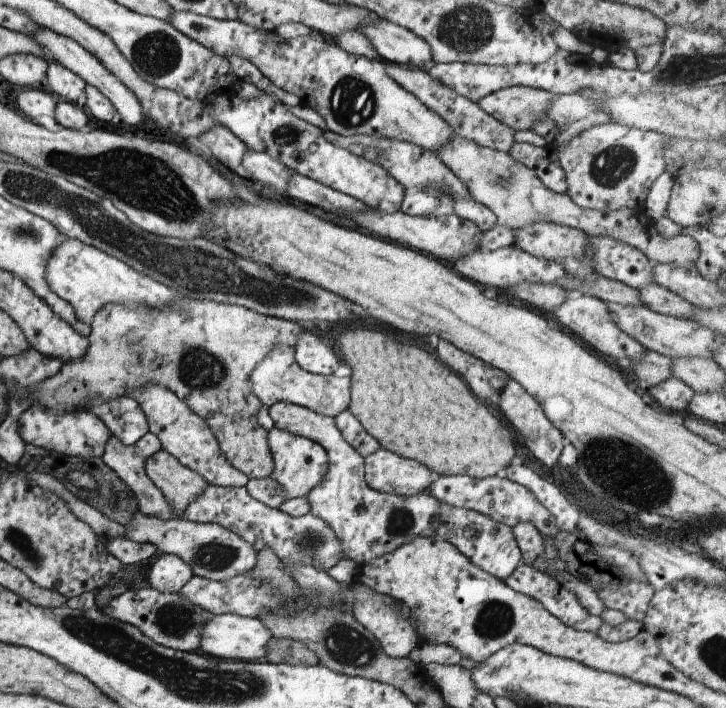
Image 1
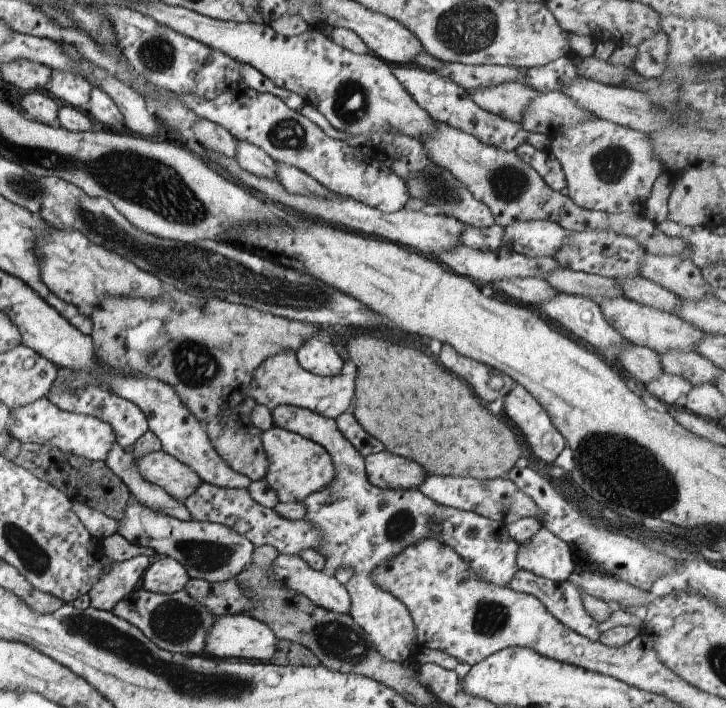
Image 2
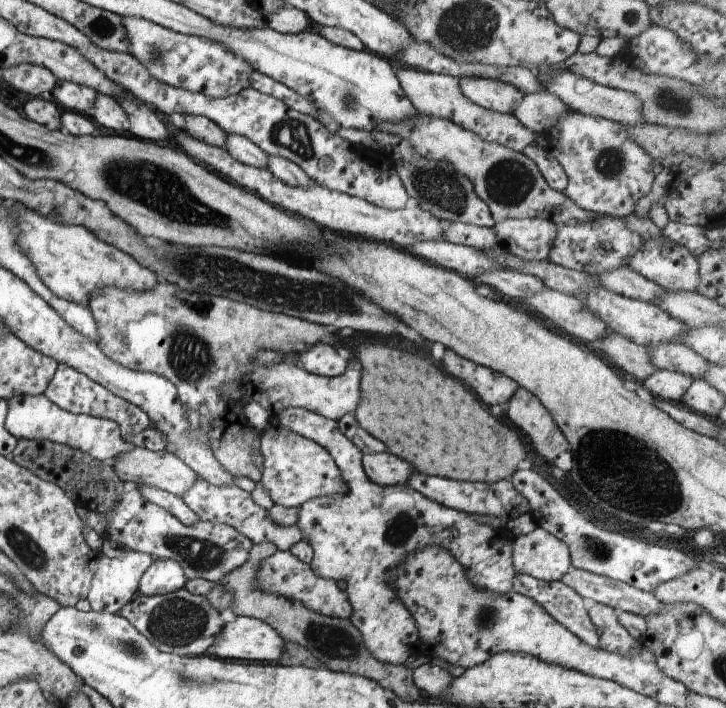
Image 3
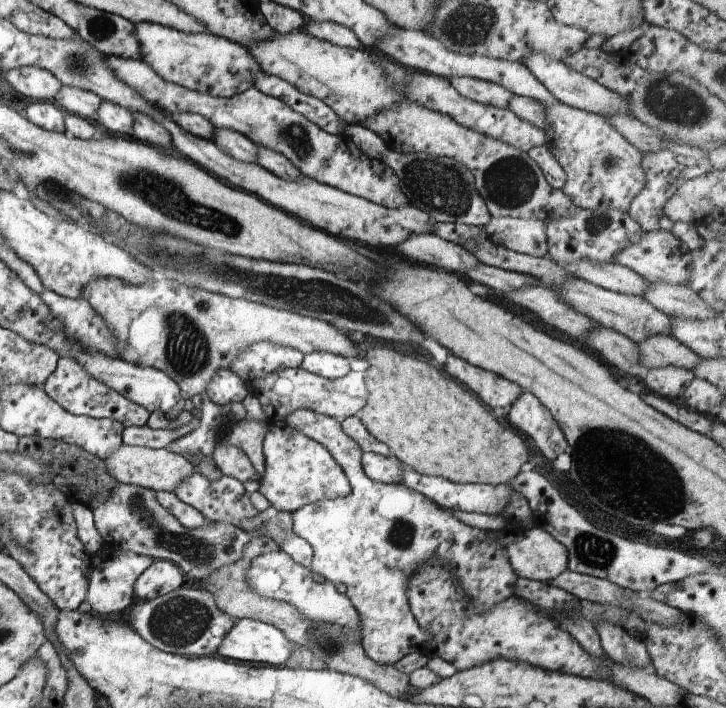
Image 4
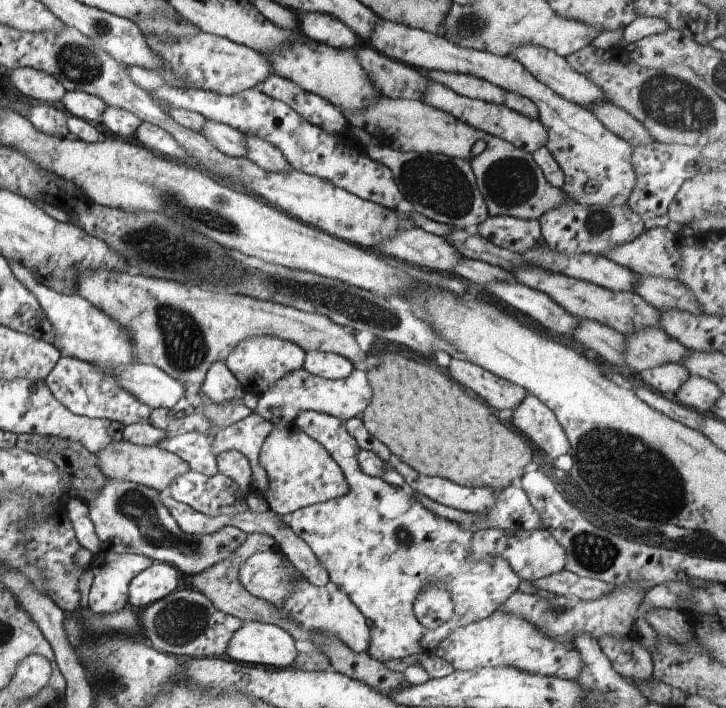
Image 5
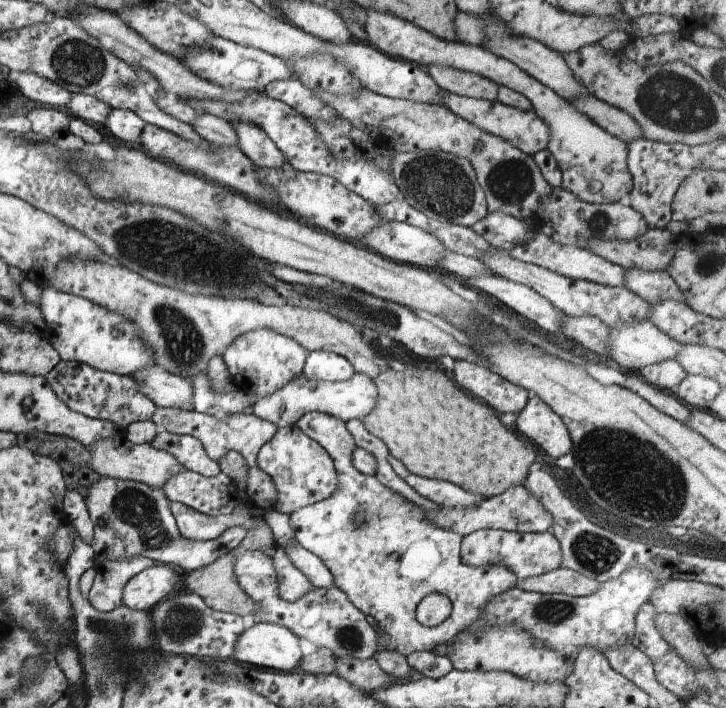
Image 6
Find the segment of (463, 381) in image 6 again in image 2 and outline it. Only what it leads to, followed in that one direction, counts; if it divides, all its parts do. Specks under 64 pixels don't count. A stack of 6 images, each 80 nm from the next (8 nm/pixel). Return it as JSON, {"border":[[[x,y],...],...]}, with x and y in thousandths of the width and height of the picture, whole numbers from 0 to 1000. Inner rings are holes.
{"border":[[[617,486],[609,489],[603,506],[606,506],[609,517],[614,517],[614,520],[617,520],[620,525],[625,525],[628,531],[639,534],[639,537],[650,545],[650,551],[653,551],[661,562],[667,562],[667,565],[672,565],[672,568],[679,568],[686,561],[697,559],[697,556],[708,548],[708,542],[711,542],[702,531],[693,528],[690,524],[679,523],[667,514],[661,514],[661,511],[656,511],[656,508],[650,508],[650,506],[631,500],[631,497],[628,497],[623,489],[617,489]],[[679,531],[690,532],[694,538],[694,544],[689,551],[682,551],[675,545],[674,538]]]}

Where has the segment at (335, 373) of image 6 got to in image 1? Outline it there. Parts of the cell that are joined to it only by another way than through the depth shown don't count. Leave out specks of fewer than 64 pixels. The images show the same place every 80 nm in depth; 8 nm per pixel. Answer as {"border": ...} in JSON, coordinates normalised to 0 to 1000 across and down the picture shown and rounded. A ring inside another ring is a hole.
{"border":[[[419,468],[410,475],[410,483],[404,494],[406,496],[408,513],[419,524],[430,528],[444,531],[461,528],[463,520],[470,514],[455,489],[449,489],[444,480],[426,469]]]}

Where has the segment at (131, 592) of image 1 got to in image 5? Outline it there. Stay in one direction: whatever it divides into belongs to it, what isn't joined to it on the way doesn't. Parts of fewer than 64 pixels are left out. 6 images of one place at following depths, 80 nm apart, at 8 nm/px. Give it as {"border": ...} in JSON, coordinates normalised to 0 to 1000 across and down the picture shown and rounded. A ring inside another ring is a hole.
{"border":[[[262,831],[242,832],[231,842],[190,862],[190,870],[196,884],[193,898],[198,904],[222,922],[244,925],[256,931],[306,927],[320,895],[335,883],[332,873],[300,862],[287,843],[282,843],[274,833],[262,833]]]}

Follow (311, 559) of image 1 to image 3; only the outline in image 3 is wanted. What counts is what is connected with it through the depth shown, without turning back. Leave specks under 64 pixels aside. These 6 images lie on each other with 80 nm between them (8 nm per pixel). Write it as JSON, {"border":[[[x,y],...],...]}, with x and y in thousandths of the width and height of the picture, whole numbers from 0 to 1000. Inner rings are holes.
{"border":[[[271,675],[251,698],[251,706],[262,718],[273,726],[275,736],[284,736],[288,740],[307,739],[325,746],[332,754],[336,754],[348,768],[358,766],[375,766],[383,778],[399,778],[413,763],[419,763],[419,757],[413,751],[413,746],[405,743],[383,743],[368,729],[364,718],[353,713],[347,706],[344,696],[333,692],[328,684],[311,684],[311,686],[296,686],[284,681],[278,675]]]}

